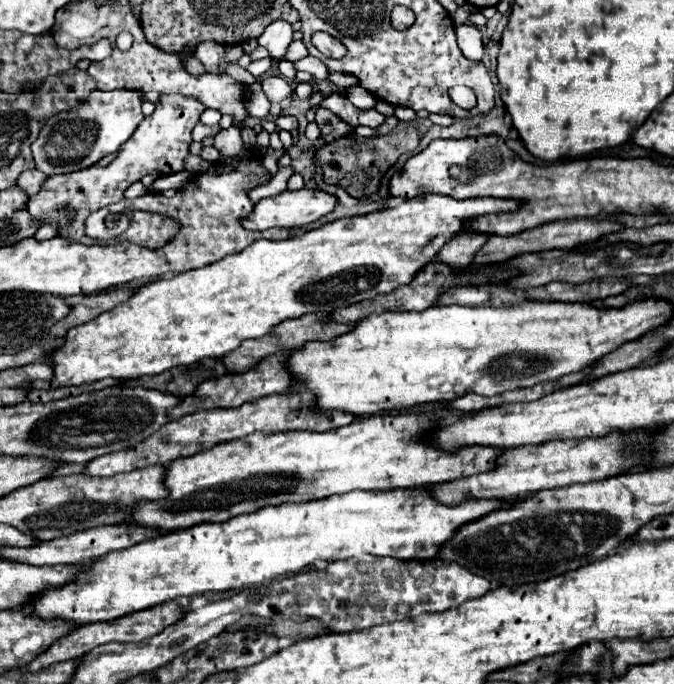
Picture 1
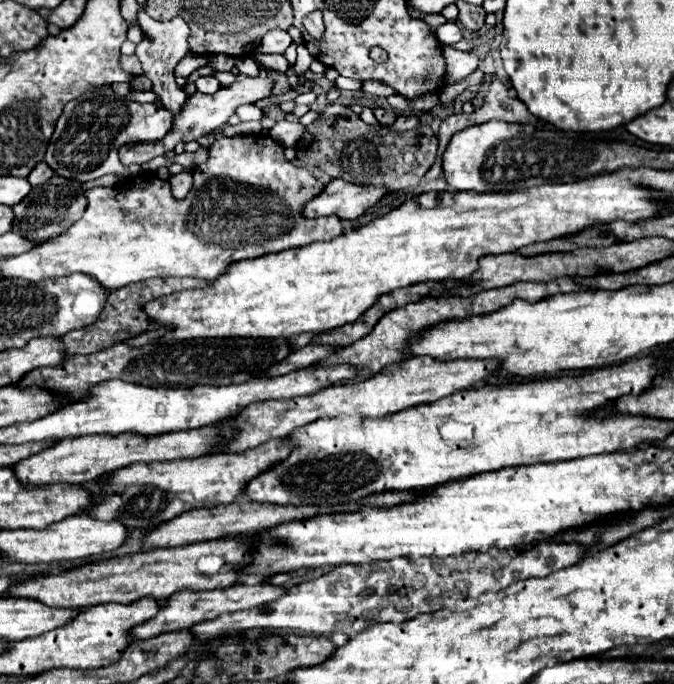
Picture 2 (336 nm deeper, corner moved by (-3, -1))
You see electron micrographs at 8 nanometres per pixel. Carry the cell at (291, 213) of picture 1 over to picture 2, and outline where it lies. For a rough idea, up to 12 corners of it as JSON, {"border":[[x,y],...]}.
{"border":[[341,178],[303,206],[303,218],[355,220],[387,194]]}

